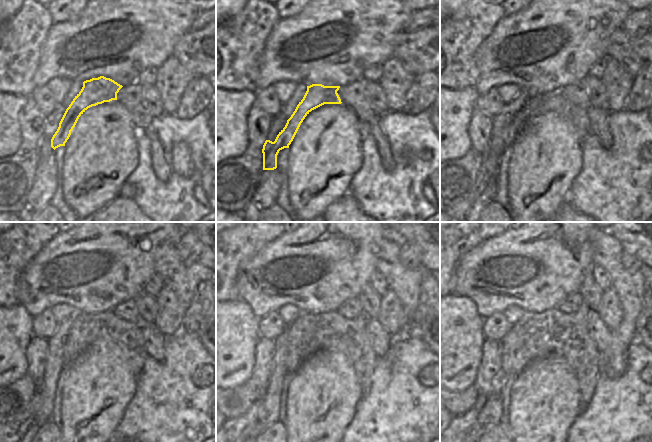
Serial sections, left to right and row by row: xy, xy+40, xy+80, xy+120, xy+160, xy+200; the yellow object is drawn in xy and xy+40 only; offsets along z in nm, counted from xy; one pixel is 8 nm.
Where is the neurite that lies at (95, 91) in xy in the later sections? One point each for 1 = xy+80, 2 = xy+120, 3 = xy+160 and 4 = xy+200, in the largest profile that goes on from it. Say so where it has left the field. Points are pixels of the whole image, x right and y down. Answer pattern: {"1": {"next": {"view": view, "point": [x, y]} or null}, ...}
{"1": {"next": {"view": "xy+80", "point": [490, 168]}}, "2": {"next": {"view": "xy+120", "point": [20, 425]}}, "3": {"next": {"view": "xy+160", "point": [242, 425]}}, "4": {"next": {"view": "xy+200", "point": [460, 425]}}}

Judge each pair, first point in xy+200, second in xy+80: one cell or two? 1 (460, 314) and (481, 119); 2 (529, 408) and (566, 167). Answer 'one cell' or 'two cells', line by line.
1: two cells
2: one cell

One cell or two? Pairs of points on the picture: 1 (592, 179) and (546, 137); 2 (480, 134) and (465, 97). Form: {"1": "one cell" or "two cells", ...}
{"1": "two cells", "2": "two cells"}

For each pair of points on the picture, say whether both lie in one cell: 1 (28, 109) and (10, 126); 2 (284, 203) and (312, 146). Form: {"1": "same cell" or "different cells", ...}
{"1": "different cells", "2": "different cells"}

